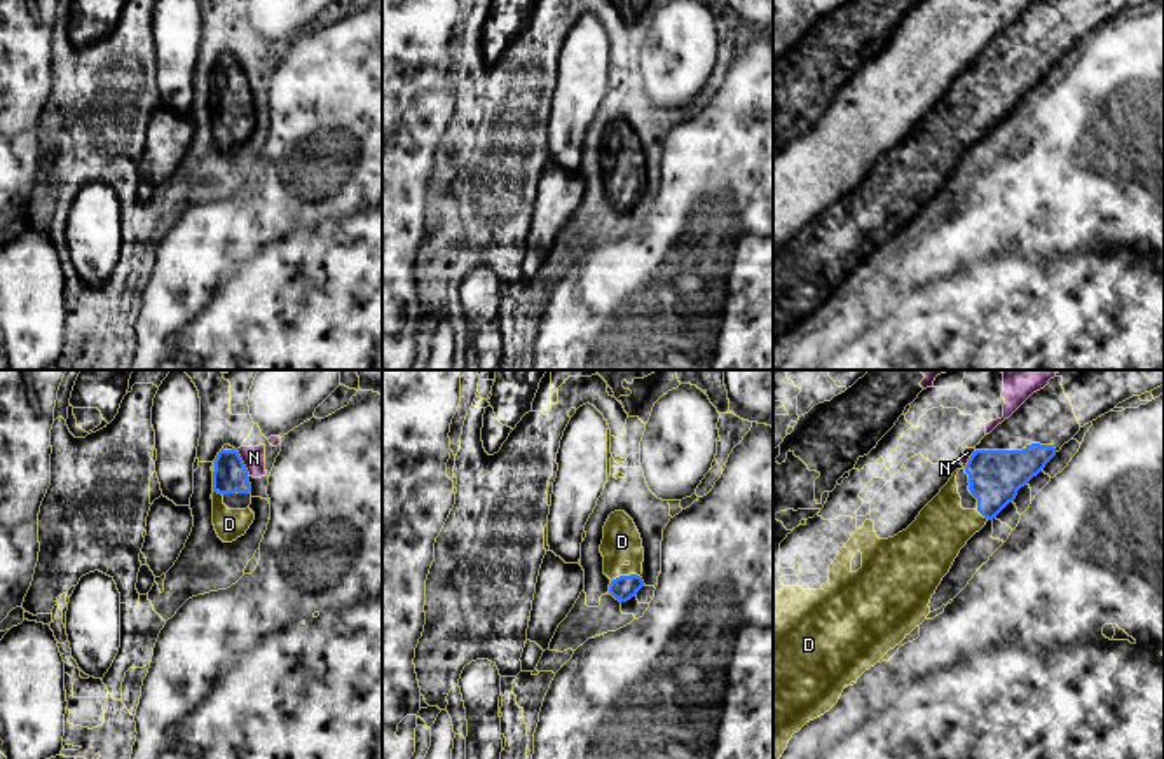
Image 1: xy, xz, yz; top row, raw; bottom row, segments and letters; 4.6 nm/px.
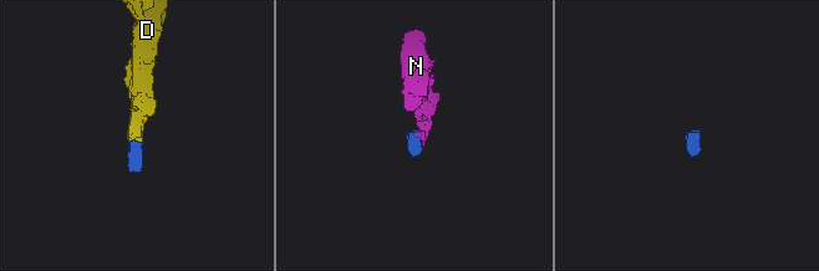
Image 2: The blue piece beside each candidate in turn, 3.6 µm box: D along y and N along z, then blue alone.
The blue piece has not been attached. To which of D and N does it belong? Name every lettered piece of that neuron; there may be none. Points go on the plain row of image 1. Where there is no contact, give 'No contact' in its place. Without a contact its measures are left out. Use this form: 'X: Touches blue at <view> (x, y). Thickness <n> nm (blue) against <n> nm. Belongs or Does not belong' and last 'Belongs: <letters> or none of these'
D: Touches blue at xz (625, 185). Thickness 110 nm (blue) against 180 nm. Belongs
N: Touches blue at xy (241, 70). Thickness 160 nm (blue) against 110 nm. Does not belong
Belongs: D

